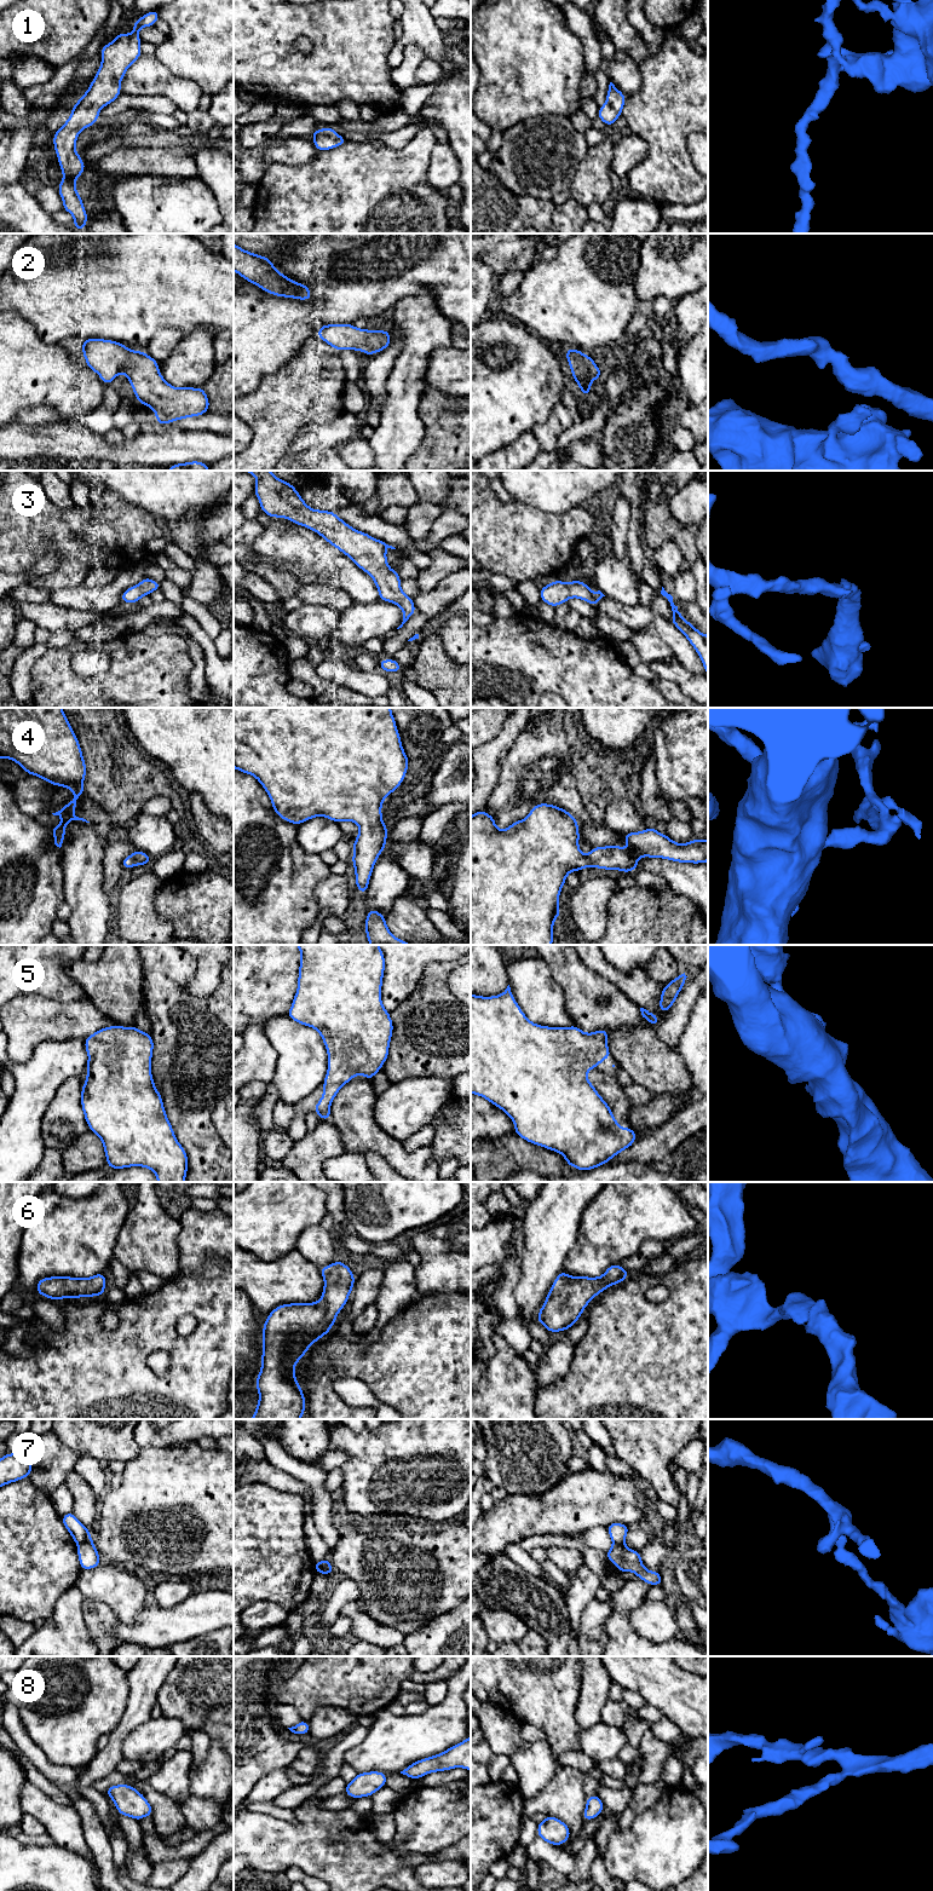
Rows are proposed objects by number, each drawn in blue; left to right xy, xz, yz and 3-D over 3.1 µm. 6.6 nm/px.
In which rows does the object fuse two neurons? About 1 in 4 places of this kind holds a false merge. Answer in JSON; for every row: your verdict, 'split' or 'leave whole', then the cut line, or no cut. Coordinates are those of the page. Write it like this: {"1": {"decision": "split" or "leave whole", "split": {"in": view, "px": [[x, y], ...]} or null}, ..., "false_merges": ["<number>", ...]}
{"1": {"decision": "leave whole", "split": null}, "2": {"decision": "leave whole", "split": null}, "3": {"decision": "leave whole", "split": null}, "4": {"decision": "leave whole", "split": null}, "5": {"decision": "leave whole", "split": null}, "6": {"decision": "leave whole", "split": null}, "7": {"decision": "split", "split": {"in": "xy", "px": [[90, 1537], [78, 1545]]}}, "8": {"decision": "leave whole", "split": null}, "false_merges": ["7"]}

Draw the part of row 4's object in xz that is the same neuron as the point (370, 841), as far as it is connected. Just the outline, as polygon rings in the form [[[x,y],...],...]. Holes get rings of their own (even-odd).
[[[234,708],[234,768],[255,777],[267,792],[275,813],[292,824],[301,824],[315,817],[326,817],[333,821],[344,820],[356,823],[361,830],[355,840],[352,863],[356,875],[356,888],[367,894],[374,865],[386,847],[387,825],[381,820],[384,800],[392,794],[404,780],[409,766],[397,731],[391,708]]]

